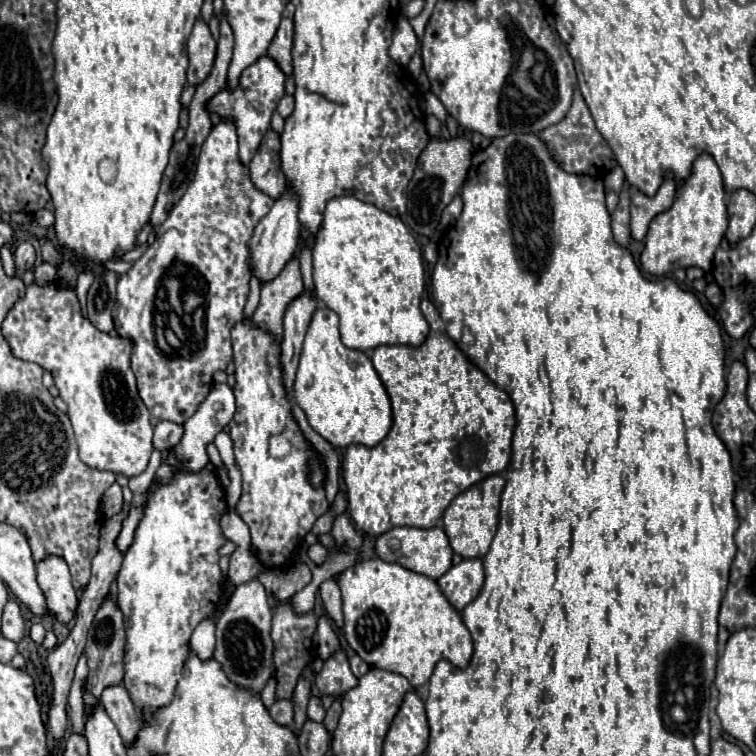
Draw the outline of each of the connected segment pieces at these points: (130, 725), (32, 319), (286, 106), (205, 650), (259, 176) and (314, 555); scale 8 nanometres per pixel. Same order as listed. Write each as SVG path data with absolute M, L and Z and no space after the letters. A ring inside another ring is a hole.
M124 684L104 688L100 698L104 702L108 716L116 724L124 744L132 744L140 730L140 714L136 710L136 706L132 704L132 698L130 698L128 690L124 688Z
M56 282L46 286L30 284L26 296L8 310L2 324L2 332L16 358L40 364L54 376L54 384L60 390L60 398L68 404L68 418L72 422L76 442L80 448L80 460L84 464L96 470L126 474L128 478L138 476L146 470L152 452L154 428L150 424L150 412L138 396L136 378L130 368L132 342L128 338L110 336L92 326L92 322L84 318L80 312L76 288L68 288L68 284Z
M287 95L280 100L278 104L278 113L284 118L288 118L294 109L294 97L292 95Z
M212 614L210 618L204 618L196 630L192 632L192 638L190 638L190 644L192 644L192 650L202 658L202 660L208 660L214 652L214 644L216 644L216 636L214 636L214 630L216 630L216 616Z
M268 130L256 156L250 162L250 178L254 186L272 198L278 198L286 188L286 176L280 166L280 134Z
M320 544L311 545L307 551L308 557L318 565L324 563L328 553L328 550Z

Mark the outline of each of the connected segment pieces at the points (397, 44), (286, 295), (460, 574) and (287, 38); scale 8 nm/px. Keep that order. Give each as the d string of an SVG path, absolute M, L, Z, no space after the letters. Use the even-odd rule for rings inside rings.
M400 18L394 28L390 56L392 56L392 60L396 60L396 64L408 66L408 62L416 54L416 50L418 50L418 38L416 38L410 22L406 18Z
M292 256L276 278L262 282L260 304L258 304L252 320L260 328L282 338L284 310L290 304L290 300L294 300L296 296L302 294L302 290L304 290L304 284L302 284L302 276L300 276L298 256Z
M480 558L462 560L438 578L440 590L456 610L462 610L466 604L470 604L478 596L482 584L484 568Z
M284 18L278 26L278 32L276 32L270 48L268 48L268 56L280 64L280 68L284 70L286 76L292 74L292 56L290 56L292 34L294 34L294 24L290 18Z

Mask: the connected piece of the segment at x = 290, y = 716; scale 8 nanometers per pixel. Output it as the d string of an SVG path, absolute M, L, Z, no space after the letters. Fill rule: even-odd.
M290 698L288 700L276 700L270 706L270 714L278 724L292 726L294 724L294 702Z

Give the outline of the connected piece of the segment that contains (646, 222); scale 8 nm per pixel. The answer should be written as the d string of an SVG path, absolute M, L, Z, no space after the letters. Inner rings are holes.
M670 172L664 174L664 180L666 182L662 182L662 186L658 188L658 192L654 196L634 192L632 206L630 206L630 214L632 214L630 230L632 230L634 240L644 240L652 218L672 206L672 200L676 194L676 180Z

